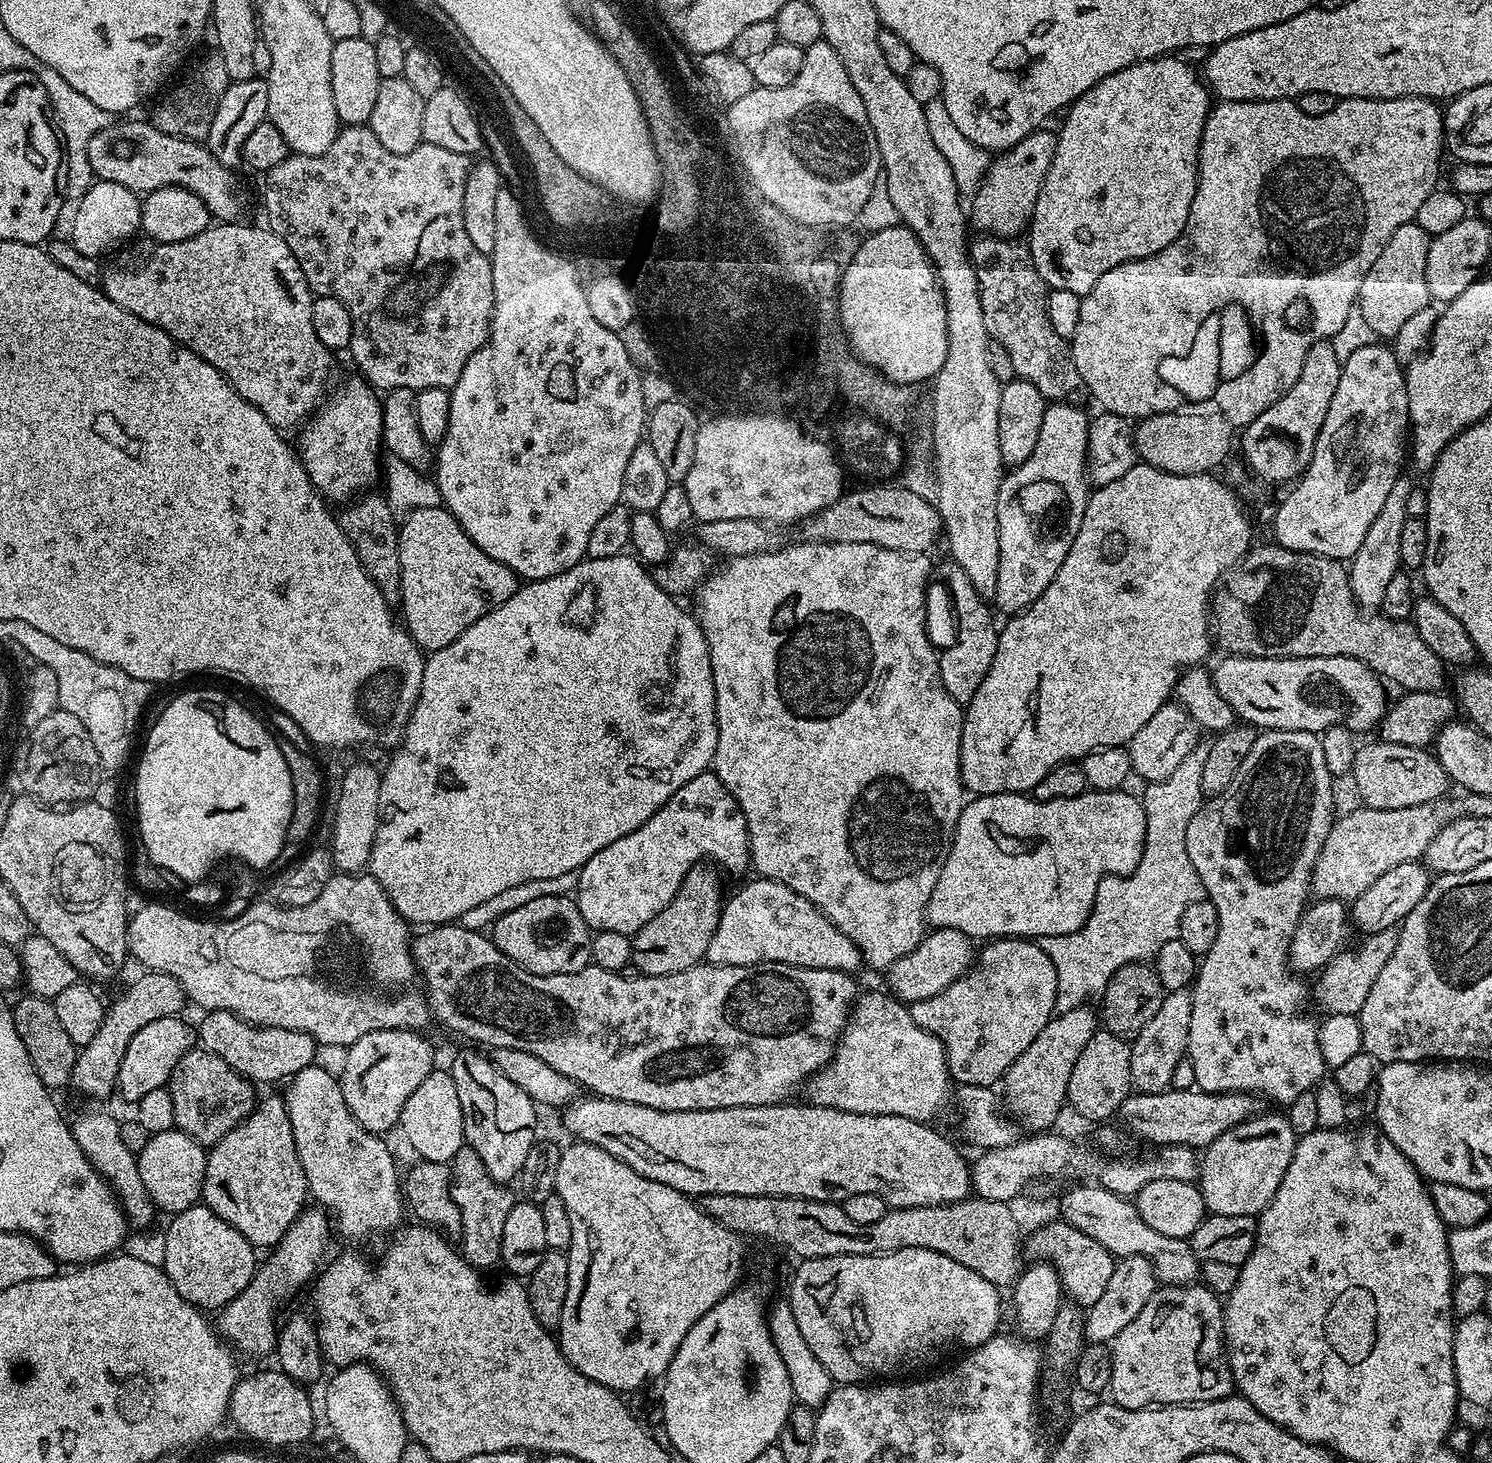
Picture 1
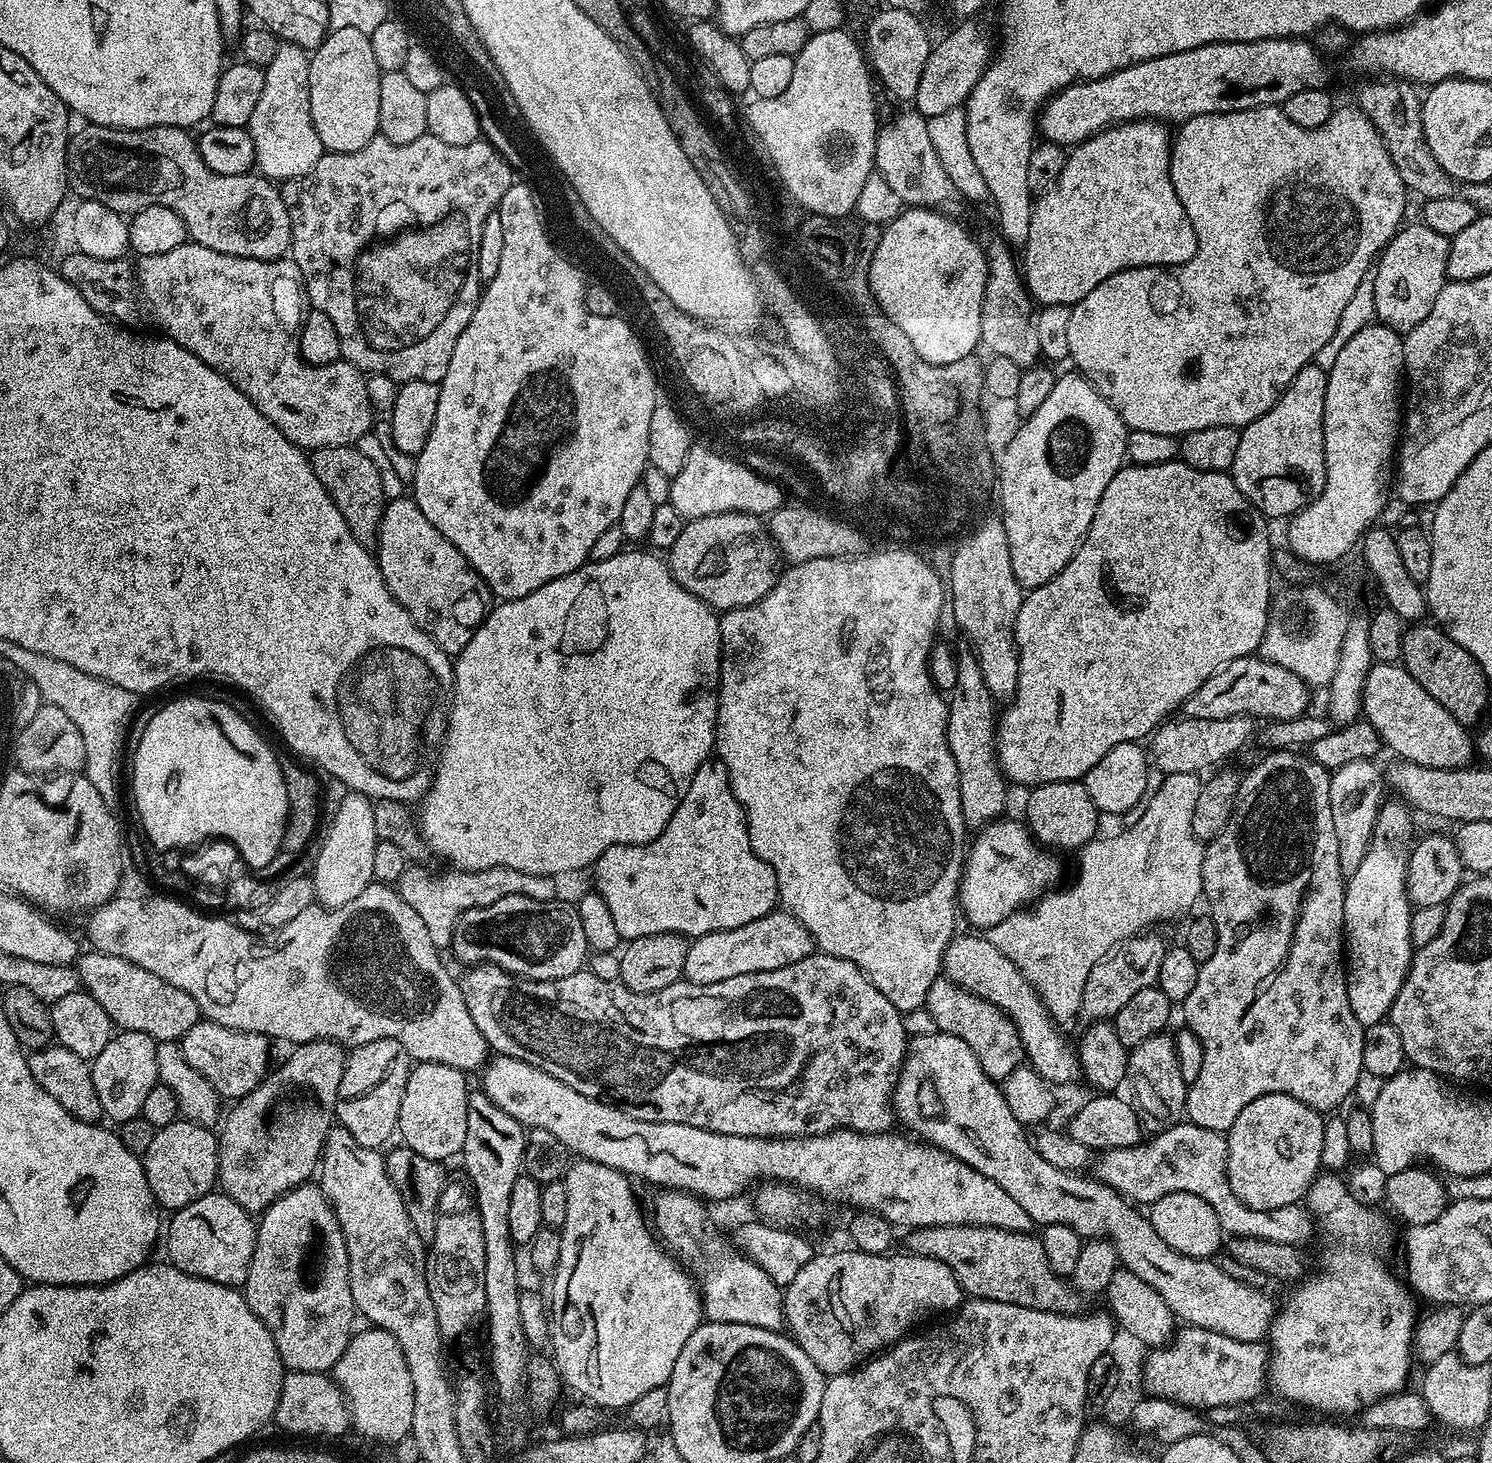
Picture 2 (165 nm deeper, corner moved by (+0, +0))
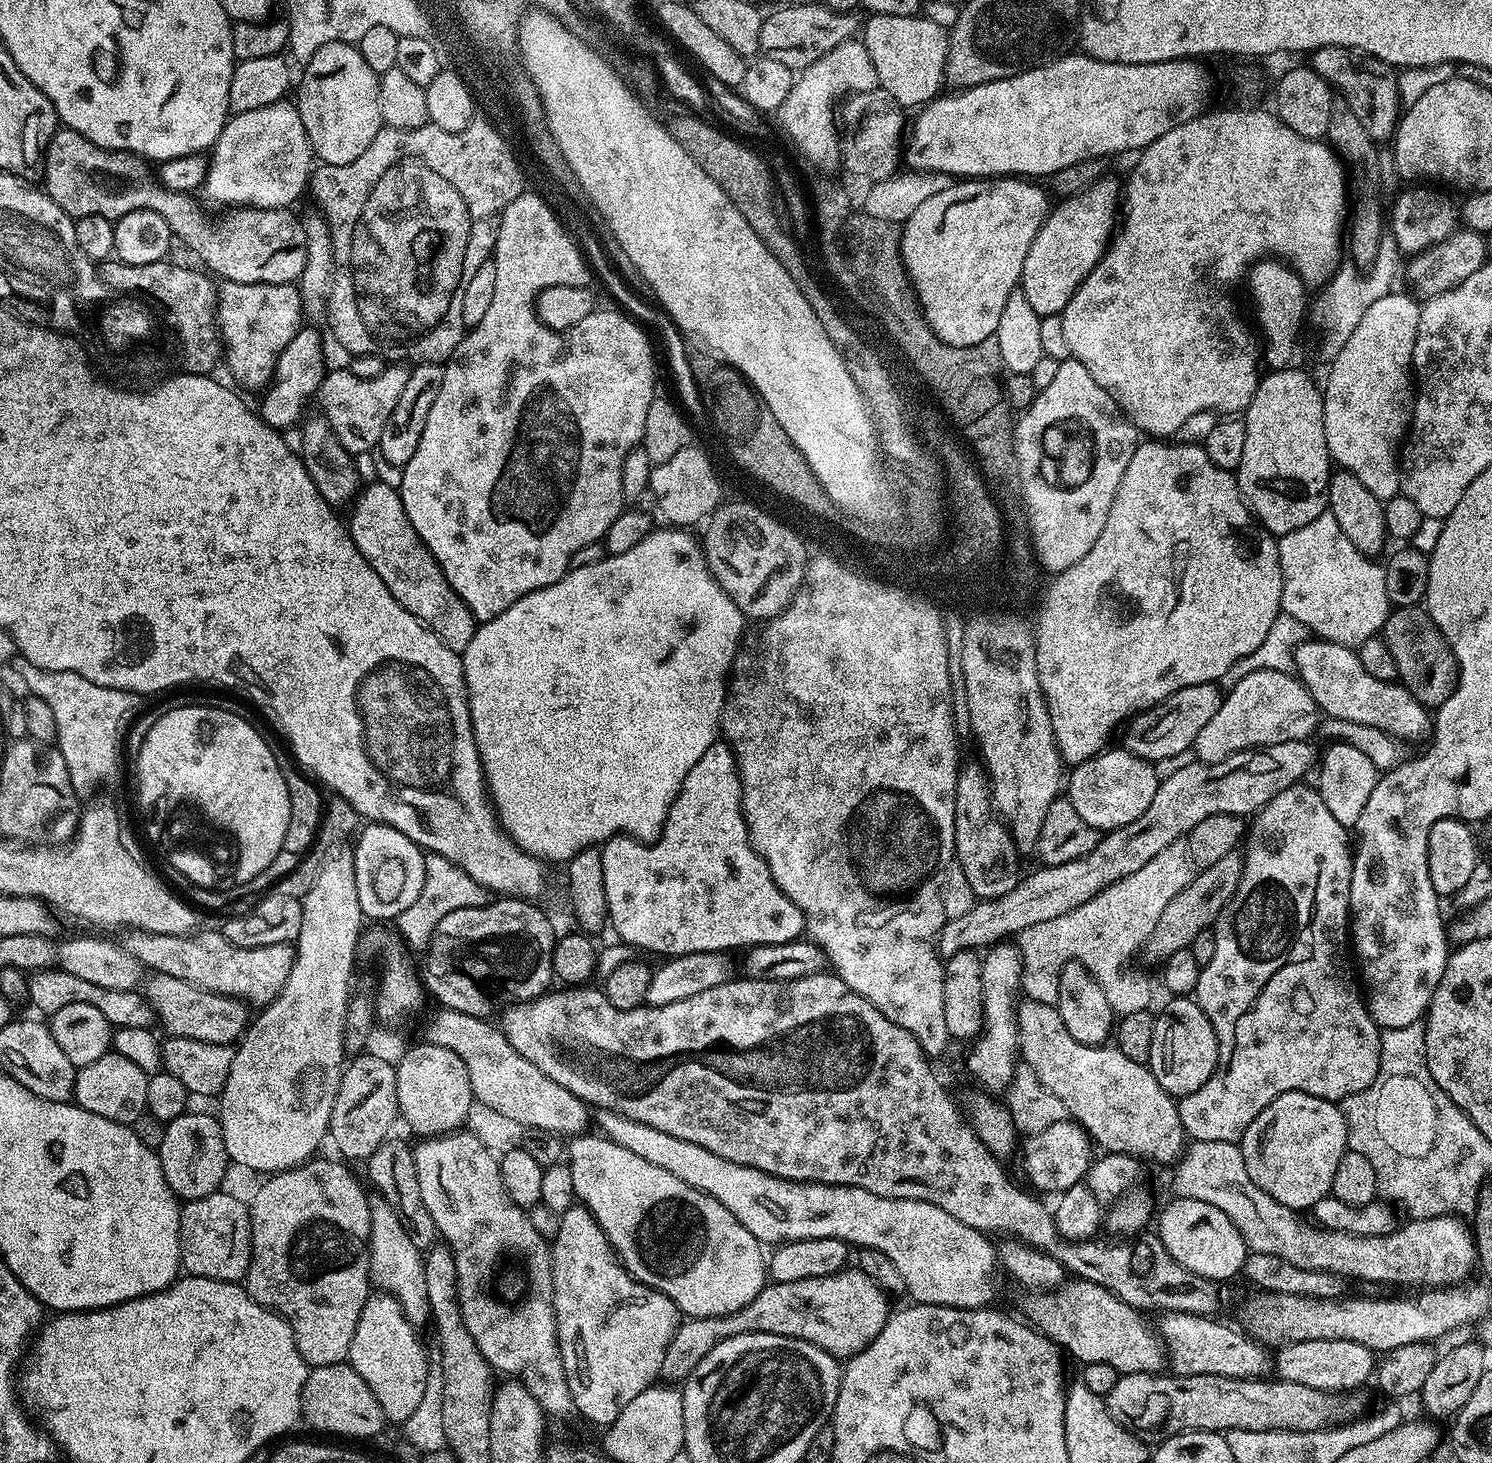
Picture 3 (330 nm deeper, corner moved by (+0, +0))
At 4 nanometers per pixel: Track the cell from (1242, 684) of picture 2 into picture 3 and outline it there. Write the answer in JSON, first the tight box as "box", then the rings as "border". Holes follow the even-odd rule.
{"box":[1123,683,1221,762],"border":[[[1215,683],[1186,686],[1178,690],[1162,703],[1136,713],[1130,722],[1123,725],[1124,751],[1133,752],[1135,756],[1141,756],[1149,762],[1170,760],[1176,755],[1187,753],[1195,745],[1202,726],[1206,726],[1206,722],[1210,722],[1210,718],[1214,718],[1220,709],[1221,699],[1221,689]]]}

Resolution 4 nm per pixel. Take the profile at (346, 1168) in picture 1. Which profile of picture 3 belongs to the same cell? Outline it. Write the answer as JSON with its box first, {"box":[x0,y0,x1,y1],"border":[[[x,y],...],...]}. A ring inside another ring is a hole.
{"box":[368,1198,432,1326],"border":[[[379,1198],[371,1201],[372,1217],[370,1218],[370,1242],[368,1253],[368,1274],[373,1285],[376,1284],[381,1293],[395,1298],[402,1306],[406,1318],[411,1324],[423,1326],[428,1324],[432,1311],[430,1302],[426,1298],[426,1278],[424,1277],[424,1256],[421,1249],[410,1242],[410,1234],[402,1230],[402,1222],[398,1214]]]}

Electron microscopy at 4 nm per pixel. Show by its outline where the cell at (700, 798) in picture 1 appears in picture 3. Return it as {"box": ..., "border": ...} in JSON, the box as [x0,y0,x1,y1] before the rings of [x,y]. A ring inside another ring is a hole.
{"box":[602,742,805,958],"border":[[[717,742],[690,766],[659,840],[641,842],[633,836],[618,835],[603,845],[602,882],[606,882],[608,924],[623,943],[641,953],[657,952],[660,958],[671,958],[695,952],[728,954],[731,948],[747,950],[760,944],[785,944],[805,935],[804,911],[786,898],[748,840],[743,793],[736,755],[727,743]]]}

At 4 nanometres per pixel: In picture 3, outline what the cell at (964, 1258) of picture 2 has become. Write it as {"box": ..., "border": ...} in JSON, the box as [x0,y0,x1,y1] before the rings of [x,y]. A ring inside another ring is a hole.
{"box":[1024,1278,1170,1374],"border":[[[1079,1278],[1069,1279],[1051,1292],[1034,1292],[1025,1295],[1024,1312],[1031,1327],[1039,1330],[1057,1348],[1063,1350],[1069,1357],[1080,1360],[1081,1365],[1090,1362],[1106,1362],[1106,1366],[1114,1366],[1121,1374],[1163,1373],[1170,1357],[1164,1347],[1164,1339],[1155,1327],[1147,1324],[1145,1313],[1139,1308],[1132,1308],[1122,1298],[1118,1298],[1110,1290],[1098,1286],[1089,1280]]]}

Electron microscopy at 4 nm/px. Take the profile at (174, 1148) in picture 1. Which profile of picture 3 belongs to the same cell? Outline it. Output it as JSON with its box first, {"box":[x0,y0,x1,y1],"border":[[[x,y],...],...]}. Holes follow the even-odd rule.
{"box":[158,1110,230,1202],"border":[[[189,1110],[164,1125],[164,1137],[158,1155],[162,1162],[162,1174],[166,1174],[170,1190],[184,1202],[206,1198],[211,1192],[217,1191],[230,1169],[219,1119],[195,1110]]]}

